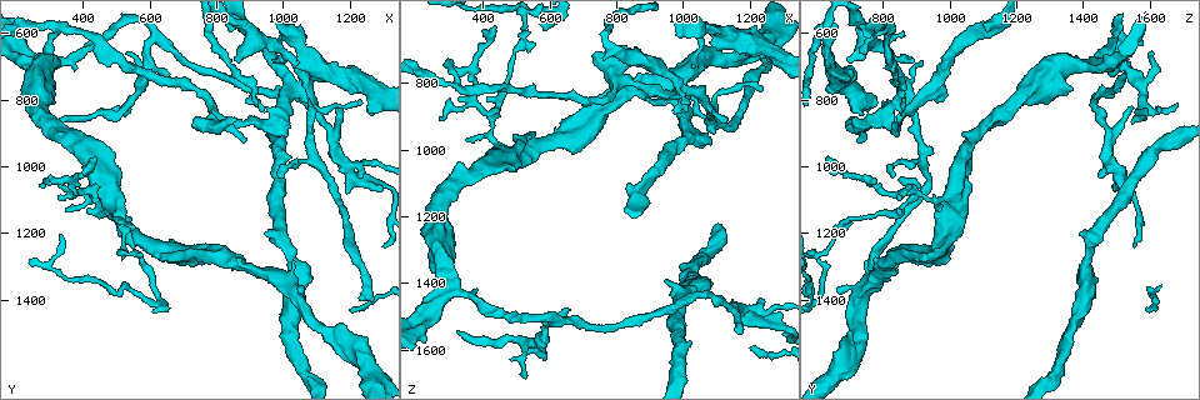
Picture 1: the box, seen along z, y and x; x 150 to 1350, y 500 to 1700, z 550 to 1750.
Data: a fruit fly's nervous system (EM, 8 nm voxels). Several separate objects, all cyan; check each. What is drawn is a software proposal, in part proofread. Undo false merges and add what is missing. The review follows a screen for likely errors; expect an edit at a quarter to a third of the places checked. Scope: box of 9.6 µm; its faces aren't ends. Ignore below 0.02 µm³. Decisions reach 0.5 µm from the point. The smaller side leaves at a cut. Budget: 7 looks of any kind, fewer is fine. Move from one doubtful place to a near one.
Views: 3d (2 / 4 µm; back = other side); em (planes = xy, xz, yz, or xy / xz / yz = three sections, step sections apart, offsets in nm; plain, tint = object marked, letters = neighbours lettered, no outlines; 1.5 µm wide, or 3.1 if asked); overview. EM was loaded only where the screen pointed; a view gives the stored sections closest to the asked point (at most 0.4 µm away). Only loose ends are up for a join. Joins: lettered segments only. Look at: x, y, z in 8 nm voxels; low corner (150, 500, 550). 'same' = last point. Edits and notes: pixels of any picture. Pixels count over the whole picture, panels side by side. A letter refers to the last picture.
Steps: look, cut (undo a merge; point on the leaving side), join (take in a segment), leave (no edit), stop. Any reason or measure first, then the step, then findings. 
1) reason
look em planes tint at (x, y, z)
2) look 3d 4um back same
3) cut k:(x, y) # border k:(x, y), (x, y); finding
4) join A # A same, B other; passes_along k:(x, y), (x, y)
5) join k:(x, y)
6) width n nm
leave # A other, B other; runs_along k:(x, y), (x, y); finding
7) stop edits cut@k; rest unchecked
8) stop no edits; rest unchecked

branch stops here
look em xy step 8 tint at (860, 670, 680)

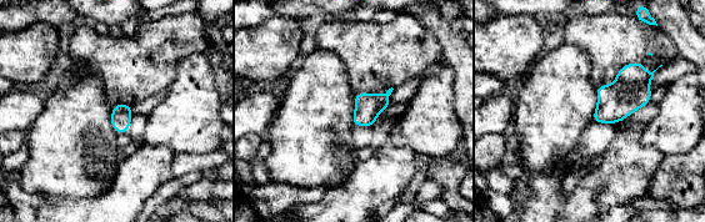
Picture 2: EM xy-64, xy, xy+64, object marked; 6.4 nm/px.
look em planes letters same

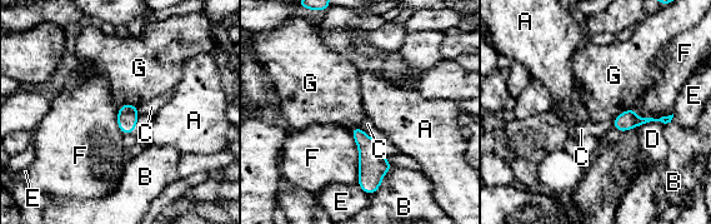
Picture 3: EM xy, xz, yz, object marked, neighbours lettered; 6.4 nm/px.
leave # A other, B other, C other, D other, E other, F other, G other; runs_along 3:(667, 119), (616, 123); no lettered segment goes on from it

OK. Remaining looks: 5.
branch stops here
look em xy step 8 plain at (1020, 590, 860)

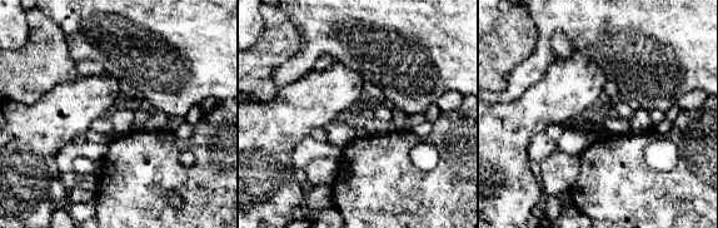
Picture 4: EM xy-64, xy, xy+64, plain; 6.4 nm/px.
look em xy step 8 letters same

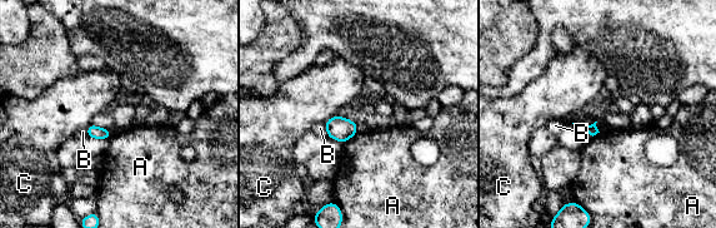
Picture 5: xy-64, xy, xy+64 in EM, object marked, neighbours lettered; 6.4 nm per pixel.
leave # A other, B other, C other; no lettered segment goes on from it

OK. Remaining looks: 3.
free end
look 3d 2um at (1240, 810, 820)

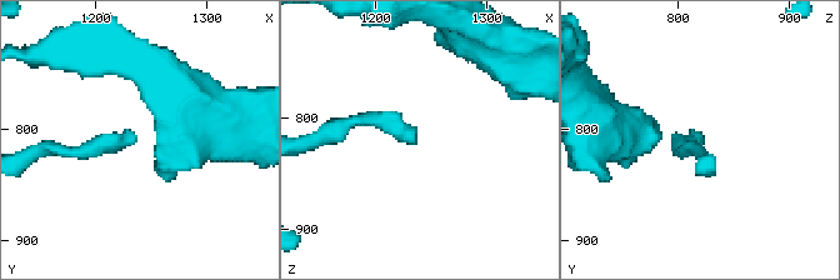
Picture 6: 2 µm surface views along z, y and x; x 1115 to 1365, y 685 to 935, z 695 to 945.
need the tissue
look em planes letters at (1236, 808, 818)

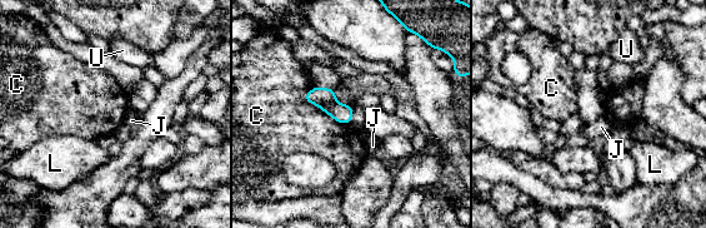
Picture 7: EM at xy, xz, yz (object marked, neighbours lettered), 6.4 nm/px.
longest_contact C 360 nm
leave # C other, J other, L other, U other; no lettered segment goes on from it

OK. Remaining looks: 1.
stop no edits; rest unchecked

